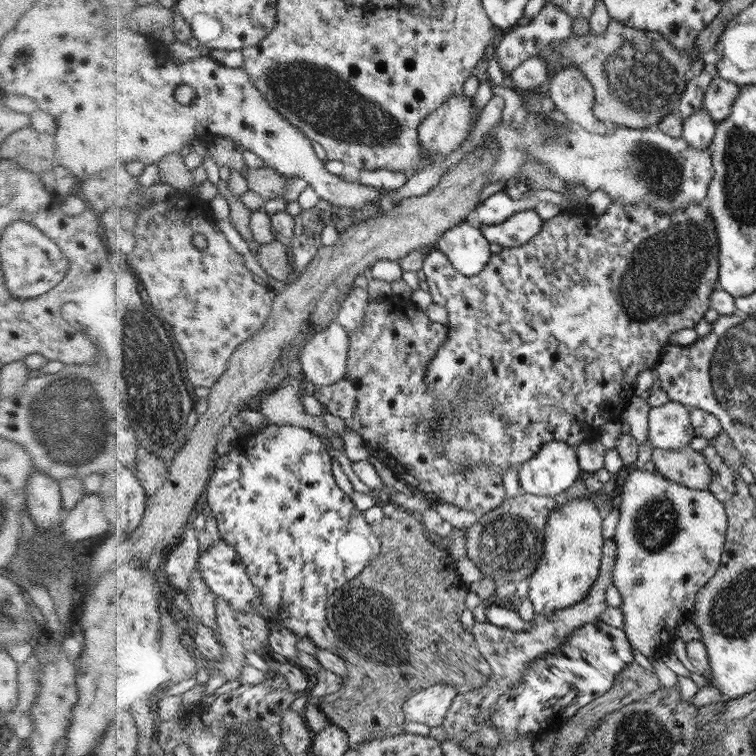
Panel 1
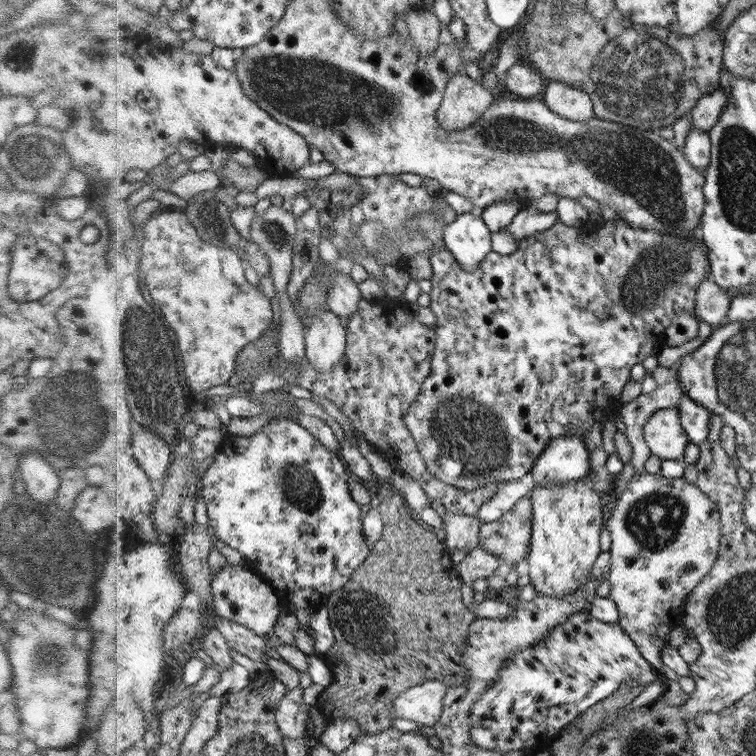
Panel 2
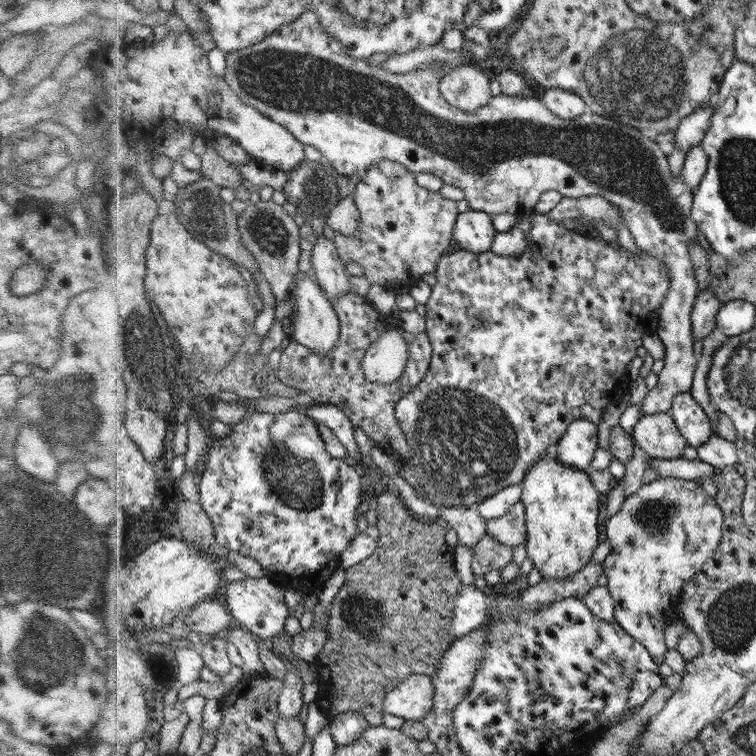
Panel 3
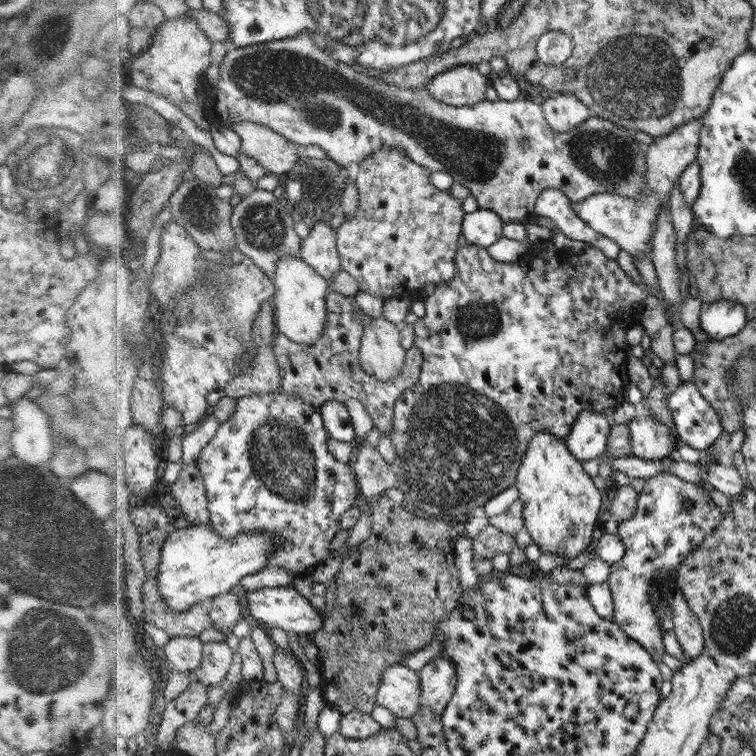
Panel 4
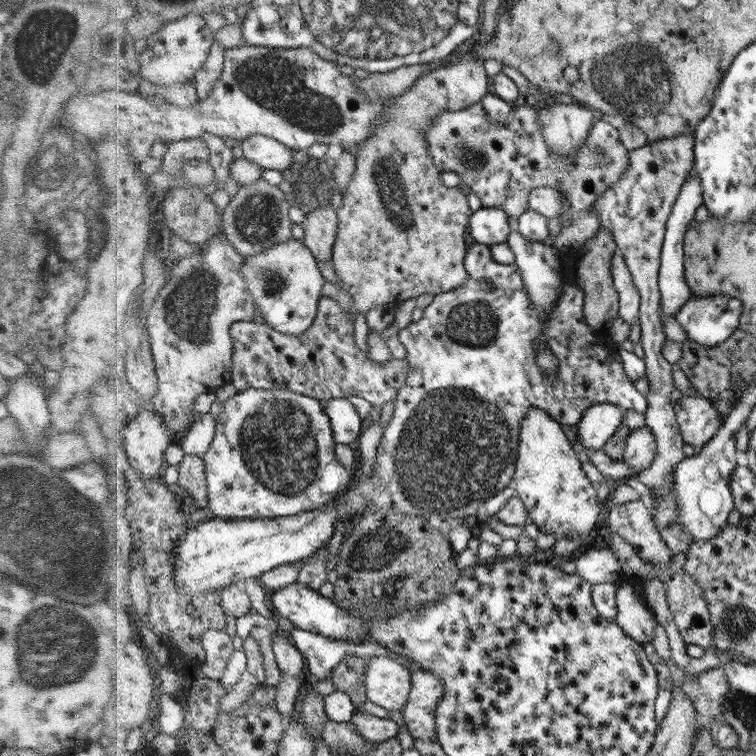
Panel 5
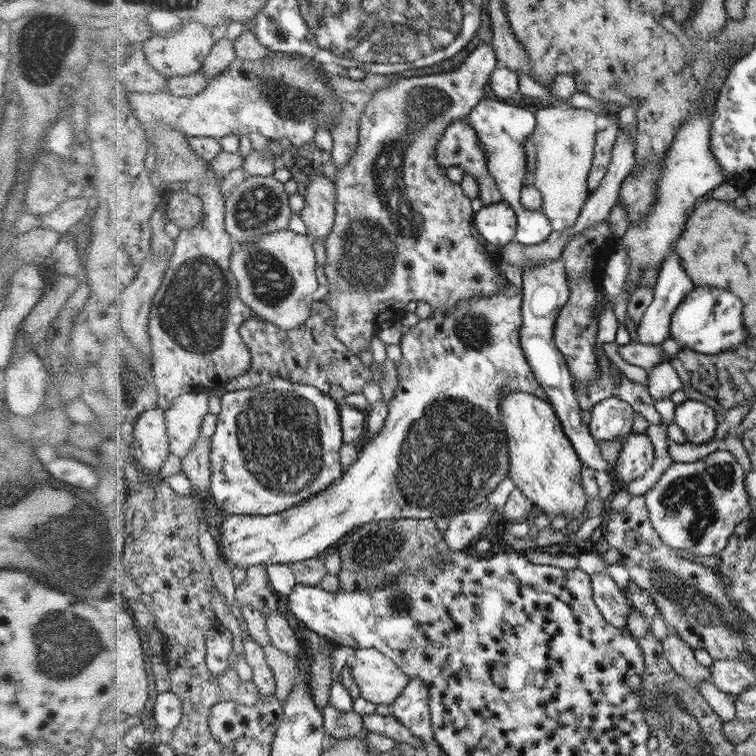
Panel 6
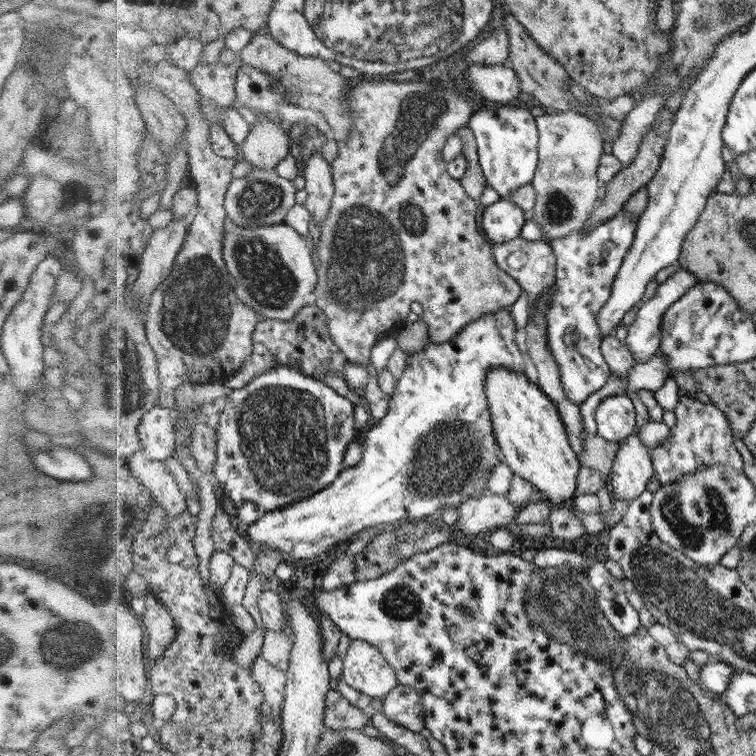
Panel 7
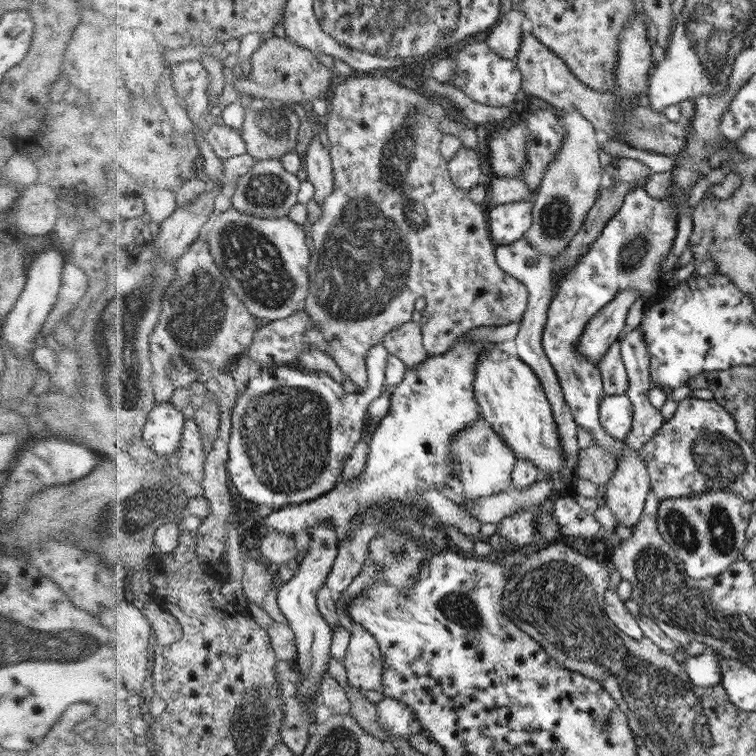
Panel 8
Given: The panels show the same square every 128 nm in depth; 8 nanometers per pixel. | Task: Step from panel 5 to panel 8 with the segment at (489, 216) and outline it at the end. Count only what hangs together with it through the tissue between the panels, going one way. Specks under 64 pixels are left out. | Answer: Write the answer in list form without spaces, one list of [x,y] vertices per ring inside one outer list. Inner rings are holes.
[[[535,199],[509,202],[488,211],[491,233],[501,245],[522,240],[531,228]]]

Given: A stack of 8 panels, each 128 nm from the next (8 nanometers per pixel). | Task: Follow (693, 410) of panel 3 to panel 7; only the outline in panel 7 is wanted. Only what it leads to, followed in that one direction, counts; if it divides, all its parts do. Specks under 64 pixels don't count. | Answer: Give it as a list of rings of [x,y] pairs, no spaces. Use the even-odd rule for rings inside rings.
[[[683,396],[679,398],[674,414],[676,424],[670,429],[670,436],[665,438],[664,443],[650,448],[651,460],[655,466],[654,474],[661,486],[710,466],[732,466],[743,472],[744,462],[734,444],[734,430],[726,424],[724,414],[716,405],[702,404],[699,396]]]

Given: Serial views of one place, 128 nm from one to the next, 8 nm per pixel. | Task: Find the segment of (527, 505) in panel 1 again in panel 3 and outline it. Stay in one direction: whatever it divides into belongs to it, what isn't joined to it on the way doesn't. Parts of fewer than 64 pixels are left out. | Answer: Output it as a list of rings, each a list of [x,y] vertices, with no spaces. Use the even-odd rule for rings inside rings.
[[[517,502],[501,518],[488,520],[486,533],[506,546],[524,545],[527,540],[525,504]]]

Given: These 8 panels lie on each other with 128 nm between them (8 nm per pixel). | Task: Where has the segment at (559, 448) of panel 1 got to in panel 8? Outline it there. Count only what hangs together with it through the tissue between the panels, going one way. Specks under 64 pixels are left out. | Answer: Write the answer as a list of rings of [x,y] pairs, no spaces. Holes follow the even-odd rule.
[[[626,394],[605,396],[600,405],[599,416],[604,431],[612,438],[624,441],[633,429],[633,407]]]

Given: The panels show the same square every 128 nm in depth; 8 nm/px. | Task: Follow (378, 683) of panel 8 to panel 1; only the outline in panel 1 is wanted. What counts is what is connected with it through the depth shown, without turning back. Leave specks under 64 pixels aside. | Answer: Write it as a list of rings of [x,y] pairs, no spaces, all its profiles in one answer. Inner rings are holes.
[[[449,683],[430,685],[411,696],[401,708],[407,722],[422,722],[440,726],[447,718],[448,709],[454,704],[458,690]]]

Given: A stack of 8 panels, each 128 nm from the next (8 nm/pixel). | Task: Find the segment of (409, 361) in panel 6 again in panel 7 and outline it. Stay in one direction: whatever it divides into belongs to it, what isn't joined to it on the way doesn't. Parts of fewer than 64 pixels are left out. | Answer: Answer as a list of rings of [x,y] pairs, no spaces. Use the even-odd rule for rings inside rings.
[[[500,309],[498,313],[489,314],[488,316],[480,317],[479,320],[472,321],[471,324],[460,329],[459,334],[448,339],[448,341],[444,341],[442,344],[430,342],[428,338],[427,345],[424,349],[421,351],[411,352],[407,355],[404,372],[402,376],[398,378],[394,393],[390,397],[387,414],[380,421],[376,421],[370,425],[370,431],[366,434],[360,465],[354,466],[354,468],[345,469],[344,472],[339,475],[336,482],[328,485],[326,489],[315,494],[314,497],[294,503],[283,510],[267,512],[267,514],[261,516],[251,525],[251,527],[248,528],[247,539],[250,539],[257,549],[264,547],[277,548],[278,550],[287,552],[287,556],[293,559],[315,559],[318,554],[328,552],[330,546],[348,541],[354,536],[354,534],[358,534],[365,529],[370,529],[376,524],[397,524],[398,522],[404,522],[407,519],[433,519],[443,506],[459,507],[463,504],[466,498],[486,493],[490,473],[492,469],[494,469],[494,466],[498,465],[498,462],[501,461],[498,439],[495,437],[494,424],[491,420],[490,407],[488,407],[487,402],[487,374],[490,373],[493,368],[498,368],[499,366],[506,366],[508,370],[518,371],[519,374],[526,374],[526,359],[520,352],[518,345],[516,345],[516,341],[514,341],[515,334],[516,325],[514,324],[512,315],[510,315],[510,311],[508,309]]]

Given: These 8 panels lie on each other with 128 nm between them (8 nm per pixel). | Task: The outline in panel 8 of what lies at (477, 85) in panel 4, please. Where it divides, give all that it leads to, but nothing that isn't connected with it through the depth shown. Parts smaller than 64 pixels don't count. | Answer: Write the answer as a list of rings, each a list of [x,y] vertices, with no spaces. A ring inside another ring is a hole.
[[[513,8],[498,20],[486,43],[492,51],[503,56],[508,61],[514,61],[519,56],[519,50],[523,46],[523,22],[527,20],[526,11]],[[354,74],[348,76],[348,79],[338,87],[331,97],[333,111],[329,122],[326,122],[330,130],[330,150],[333,156],[335,166],[335,190],[330,194],[323,206],[323,215],[312,227],[312,239],[315,249],[313,250],[313,259],[311,264],[311,295],[308,297],[305,310],[315,318],[319,324],[320,331],[324,334],[326,342],[330,343],[330,355],[338,366],[342,367],[344,373],[353,381],[362,392],[368,392],[368,373],[366,368],[366,357],[368,351],[380,343],[386,332],[400,324],[412,320],[414,312],[414,302],[422,296],[426,300],[425,310],[421,312],[420,328],[422,333],[423,348],[431,355],[441,355],[462,337],[476,327],[485,326],[504,326],[512,322],[522,322],[522,318],[530,302],[530,290],[528,286],[514,275],[504,271],[497,263],[498,258],[494,258],[494,244],[486,228],[486,216],[482,212],[479,204],[476,204],[466,191],[455,185],[451,178],[448,161],[442,156],[440,148],[441,139],[444,132],[439,127],[442,120],[446,118],[453,119],[450,113],[446,114],[446,104],[440,102],[438,96],[407,88],[398,82],[394,82],[387,77],[373,77],[372,74]]]

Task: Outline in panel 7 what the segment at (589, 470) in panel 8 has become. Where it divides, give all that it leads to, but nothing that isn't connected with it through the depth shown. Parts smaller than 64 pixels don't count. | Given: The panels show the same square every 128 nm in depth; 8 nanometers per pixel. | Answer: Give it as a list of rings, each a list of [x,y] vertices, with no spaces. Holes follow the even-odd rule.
[[[588,435],[580,455],[580,466],[594,468],[607,479],[618,450],[619,444],[616,441],[609,441],[597,435]]]

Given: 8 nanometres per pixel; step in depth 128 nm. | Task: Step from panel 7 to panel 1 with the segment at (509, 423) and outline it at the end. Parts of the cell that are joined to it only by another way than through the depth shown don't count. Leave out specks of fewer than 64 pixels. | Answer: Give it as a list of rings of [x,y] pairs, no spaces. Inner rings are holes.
[[[575,498],[549,512],[544,526],[544,552],[535,573],[529,577],[529,601],[535,614],[552,614],[583,600],[599,578],[602,552],[602,518],[596,502],[590,498]]]

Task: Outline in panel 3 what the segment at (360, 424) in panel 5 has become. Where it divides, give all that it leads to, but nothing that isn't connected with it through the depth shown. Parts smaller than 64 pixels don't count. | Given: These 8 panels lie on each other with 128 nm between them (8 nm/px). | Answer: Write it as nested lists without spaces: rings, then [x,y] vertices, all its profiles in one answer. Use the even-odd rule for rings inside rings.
[[[310,405],[308,415],[316,419],[318,424],[326,424],[328,428],[332,428],[332,431],[336,436],[340,437],[340,440],[348,448],[349,459],[354,464],[362,467],[363,459],[361,457],[360,446],[358,446],[356,436],[354,436],[354,423],[346,415],[346,412],[340,408],[340,405]]]

